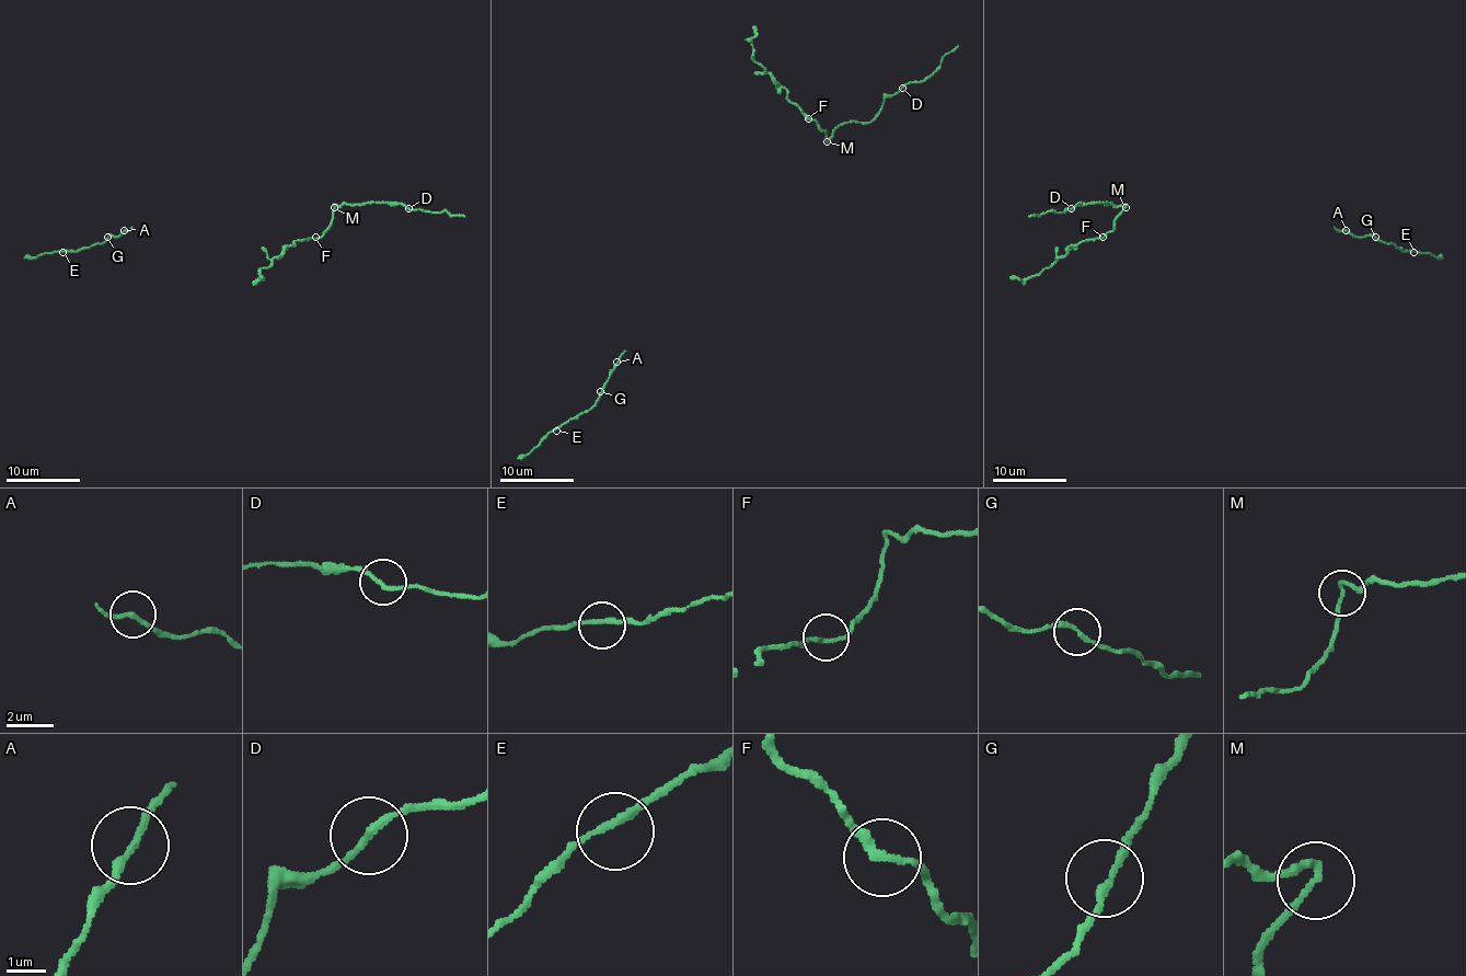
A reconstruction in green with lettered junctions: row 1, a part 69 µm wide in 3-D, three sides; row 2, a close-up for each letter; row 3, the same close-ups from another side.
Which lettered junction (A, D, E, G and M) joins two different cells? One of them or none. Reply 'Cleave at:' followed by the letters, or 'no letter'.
Cleave at: M

